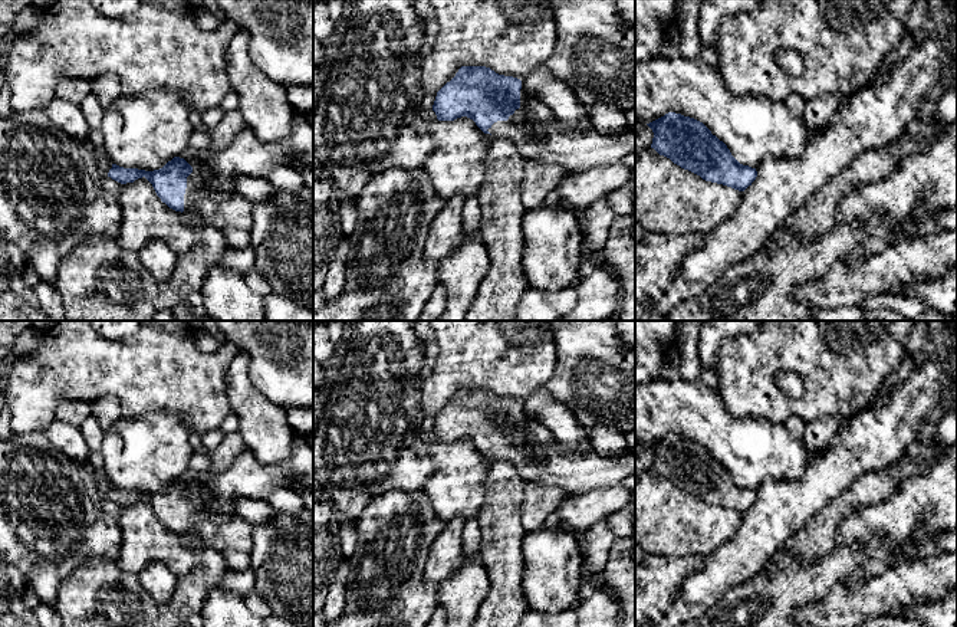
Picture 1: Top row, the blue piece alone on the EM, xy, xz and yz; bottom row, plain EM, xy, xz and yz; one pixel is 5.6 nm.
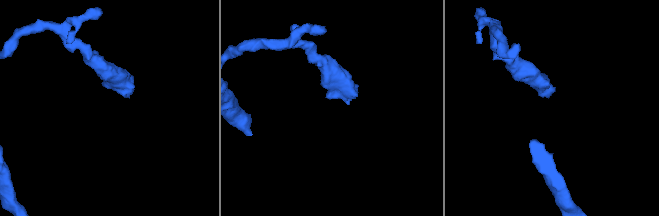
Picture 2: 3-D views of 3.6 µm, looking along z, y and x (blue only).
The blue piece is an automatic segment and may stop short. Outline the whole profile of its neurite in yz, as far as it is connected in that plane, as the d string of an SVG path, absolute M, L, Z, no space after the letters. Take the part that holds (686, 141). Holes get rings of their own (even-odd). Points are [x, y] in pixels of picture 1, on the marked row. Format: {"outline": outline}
{"outline": "M668 112L647 125L654 132L651 148L706 181L744 191L757 177L756 168L740 164L727 145L694 118Z"}

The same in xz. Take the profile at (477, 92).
{"outline": "M461 66L433 105L438 121L467 116L484 132L514 145L526 161L562 165L568 173L621 163L635 151L635 128L619 135L578 131L522 89L522 81L486 66Z"}

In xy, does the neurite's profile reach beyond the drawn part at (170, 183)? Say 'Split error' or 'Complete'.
Split error

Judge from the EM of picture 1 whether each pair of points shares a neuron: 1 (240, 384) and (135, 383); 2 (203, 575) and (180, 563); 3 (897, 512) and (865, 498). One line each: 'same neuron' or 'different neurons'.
1: different neurons
2: different neurons
3: different neurons

